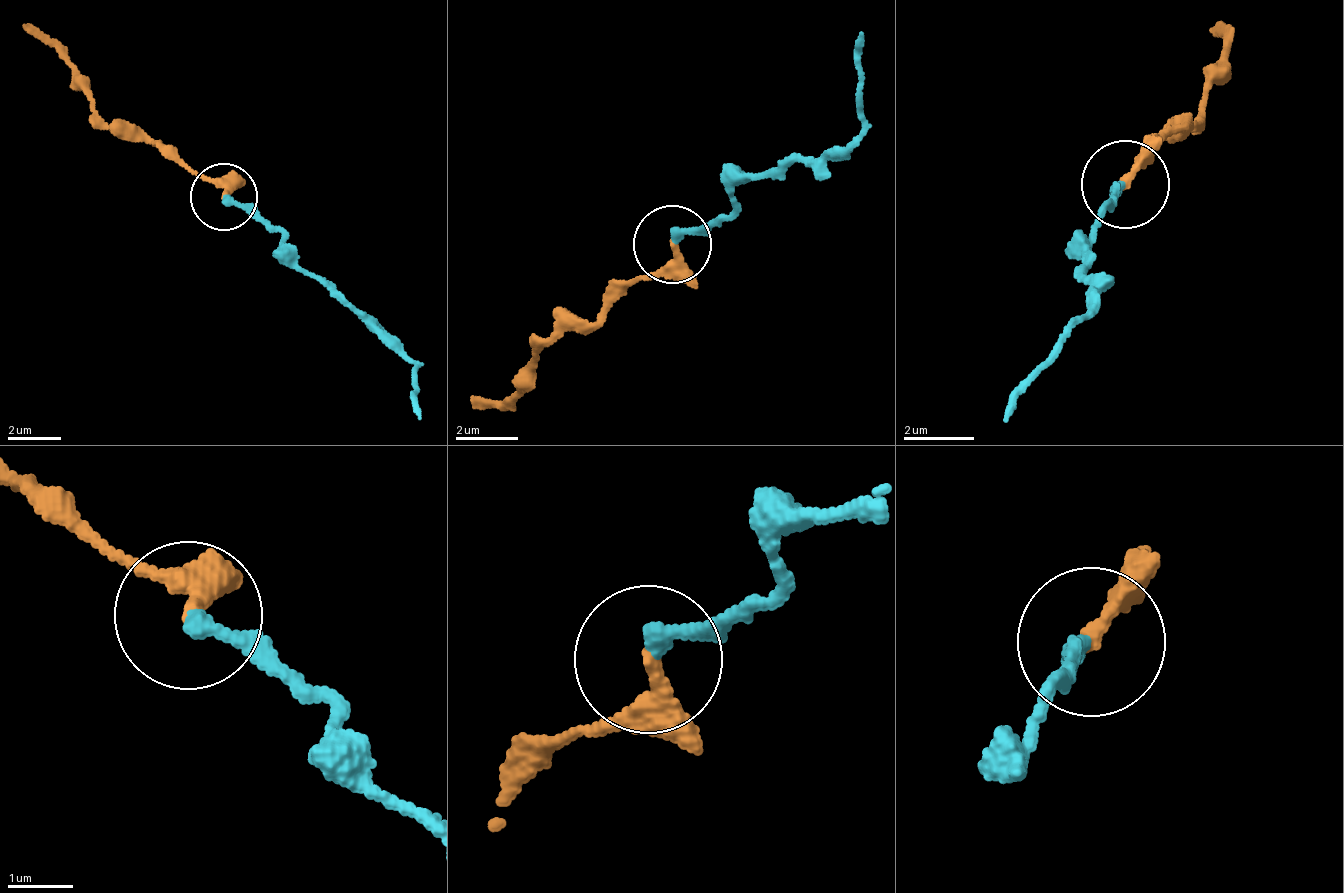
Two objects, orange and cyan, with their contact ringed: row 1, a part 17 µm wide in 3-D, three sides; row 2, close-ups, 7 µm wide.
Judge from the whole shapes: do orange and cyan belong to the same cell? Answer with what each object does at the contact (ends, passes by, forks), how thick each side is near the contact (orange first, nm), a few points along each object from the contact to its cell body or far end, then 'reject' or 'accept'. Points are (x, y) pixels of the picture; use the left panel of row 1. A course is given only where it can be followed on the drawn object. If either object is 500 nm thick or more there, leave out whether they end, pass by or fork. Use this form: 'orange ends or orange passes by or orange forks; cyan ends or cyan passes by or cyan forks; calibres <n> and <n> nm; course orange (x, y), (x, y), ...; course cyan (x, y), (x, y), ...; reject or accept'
orange ends; cyan ends; calibres 300 and 240 nm; course orange (225, 198), (220, 185), (92, 106), (85, 76), (48, 47), (25, 22); course cyan (225, 198), (278, 231), (282, 256), (410, 363), (421, 417); accept

